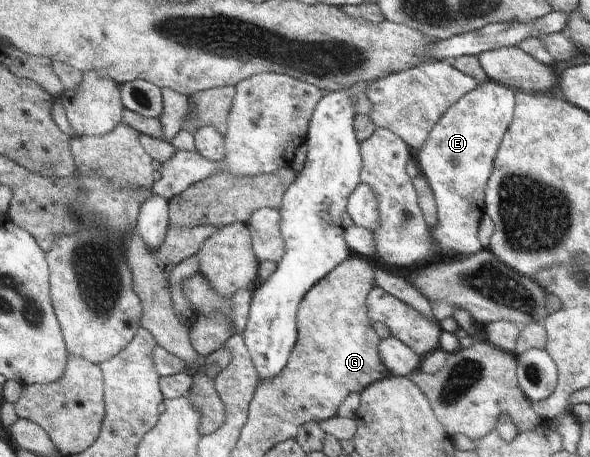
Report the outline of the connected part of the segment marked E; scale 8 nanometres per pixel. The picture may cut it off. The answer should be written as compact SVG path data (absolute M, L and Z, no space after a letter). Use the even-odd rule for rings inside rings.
M490 80L466 92L434 124L426 143L416 153L421 173L429 181L437 205L438 221L431 229L431 238L441 256L465 258L478 253L483 247L478 240L478 224L484 213L485 189L492 173L502 136L509 128L515 112L515 92L512 88Z

